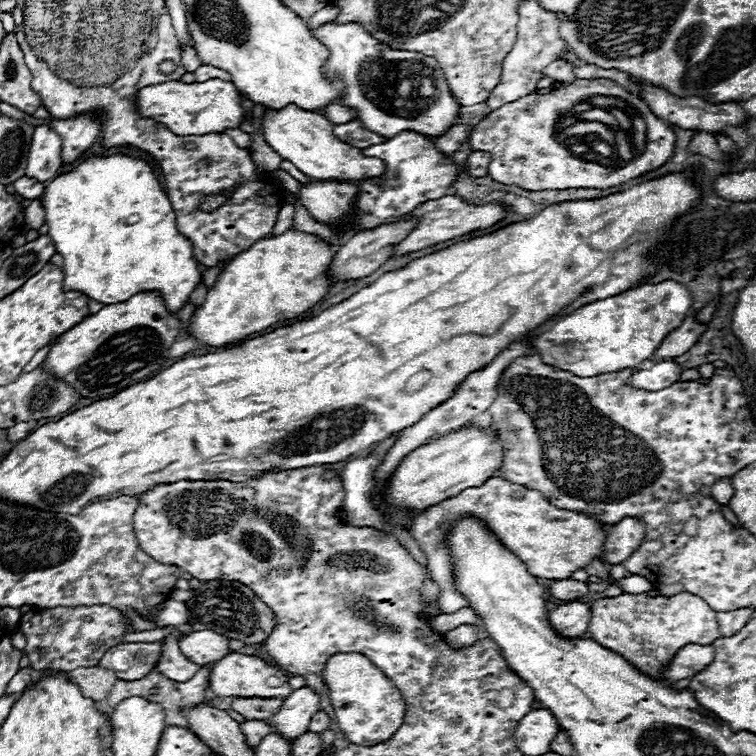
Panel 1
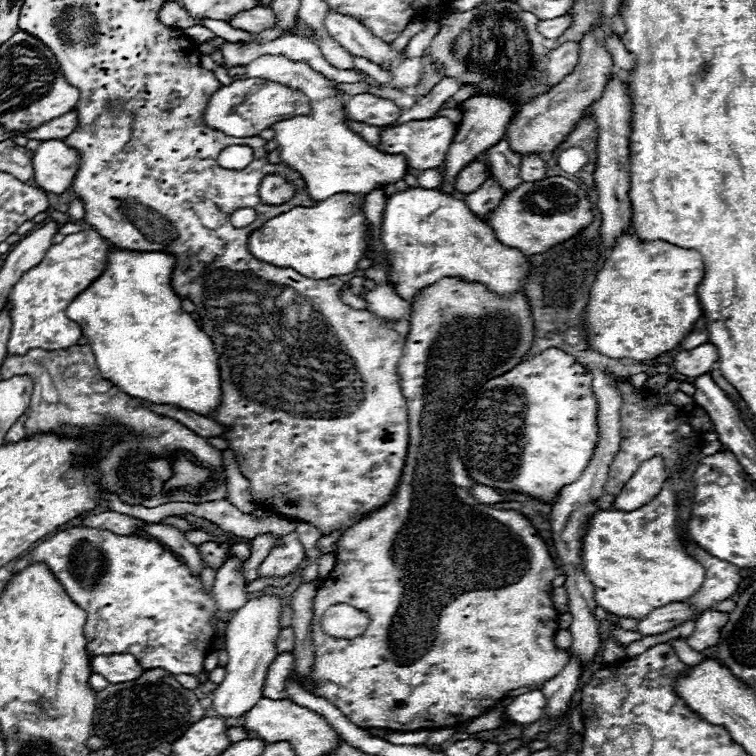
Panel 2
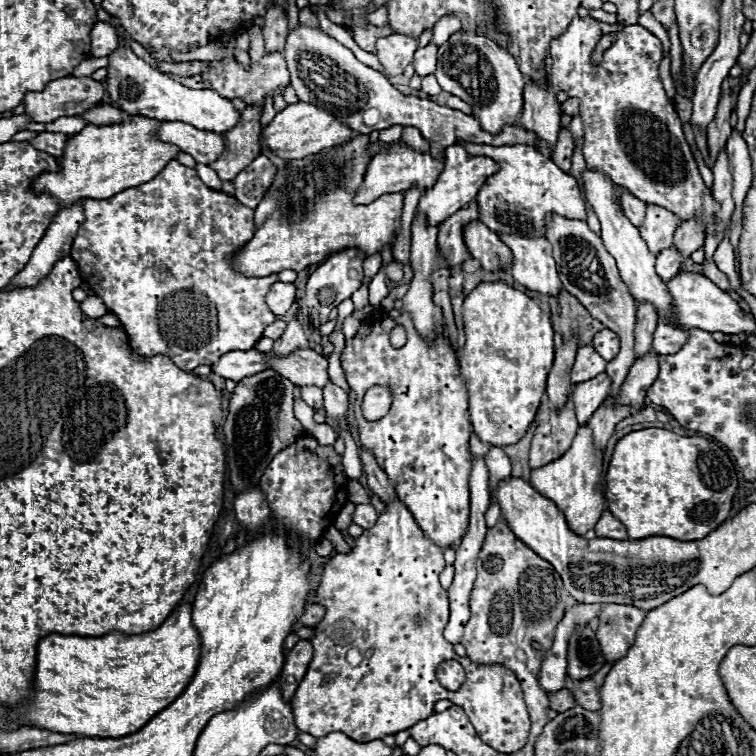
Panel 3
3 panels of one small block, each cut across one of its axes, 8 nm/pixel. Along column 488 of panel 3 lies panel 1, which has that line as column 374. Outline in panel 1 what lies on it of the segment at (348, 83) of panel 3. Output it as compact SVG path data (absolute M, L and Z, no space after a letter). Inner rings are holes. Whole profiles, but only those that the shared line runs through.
M352 120L352 122L346 122L346 124L336 124L334 136L340 138L342 142L356 146L356 148L368 148L368 146L374 146L374 144L382 144L386 140L386 138L366 130L358 120Z

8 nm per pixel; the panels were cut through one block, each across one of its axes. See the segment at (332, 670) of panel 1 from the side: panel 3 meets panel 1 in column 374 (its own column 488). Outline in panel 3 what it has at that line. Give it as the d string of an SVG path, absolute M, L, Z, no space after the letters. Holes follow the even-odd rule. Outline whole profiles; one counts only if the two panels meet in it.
M492 664L486 668L490 672L484 682L484 718L470 718L470 722L488 746L496 748L498 752L516 752L526 744L530 730L530 716L522 698L520 682L508 668L500 664Z

